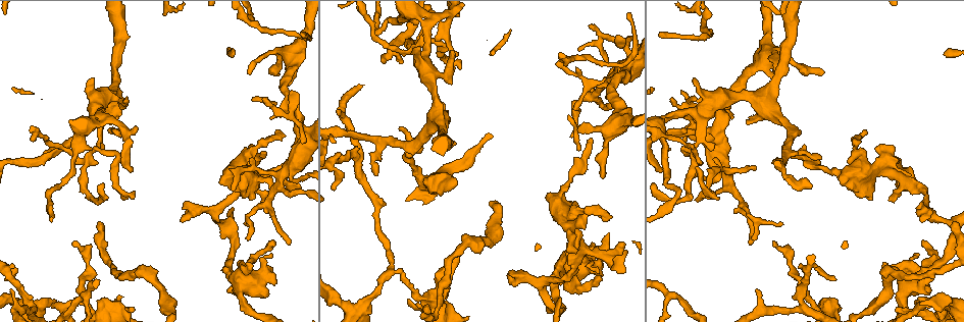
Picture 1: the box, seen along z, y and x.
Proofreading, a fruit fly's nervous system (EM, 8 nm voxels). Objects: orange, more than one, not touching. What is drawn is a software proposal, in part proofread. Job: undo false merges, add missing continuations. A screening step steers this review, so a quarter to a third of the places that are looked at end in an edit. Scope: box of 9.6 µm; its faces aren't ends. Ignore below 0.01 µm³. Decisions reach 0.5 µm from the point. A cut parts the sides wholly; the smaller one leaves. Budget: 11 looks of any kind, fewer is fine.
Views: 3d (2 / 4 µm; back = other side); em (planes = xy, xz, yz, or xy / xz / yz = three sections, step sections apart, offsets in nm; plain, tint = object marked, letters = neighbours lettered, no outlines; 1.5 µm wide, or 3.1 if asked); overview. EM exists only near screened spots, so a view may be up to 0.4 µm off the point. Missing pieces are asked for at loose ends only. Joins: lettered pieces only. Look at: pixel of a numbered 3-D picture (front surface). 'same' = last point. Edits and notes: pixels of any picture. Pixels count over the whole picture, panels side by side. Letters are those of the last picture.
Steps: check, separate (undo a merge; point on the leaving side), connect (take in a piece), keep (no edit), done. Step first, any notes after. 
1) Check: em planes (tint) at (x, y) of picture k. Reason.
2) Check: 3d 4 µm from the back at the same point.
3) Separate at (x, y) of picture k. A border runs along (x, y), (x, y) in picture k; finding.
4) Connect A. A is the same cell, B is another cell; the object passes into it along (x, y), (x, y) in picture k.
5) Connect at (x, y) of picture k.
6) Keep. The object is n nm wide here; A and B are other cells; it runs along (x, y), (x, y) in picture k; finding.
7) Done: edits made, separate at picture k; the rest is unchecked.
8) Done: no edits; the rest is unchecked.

Check: 3d 4 µm at (425, 307) of picture 1.

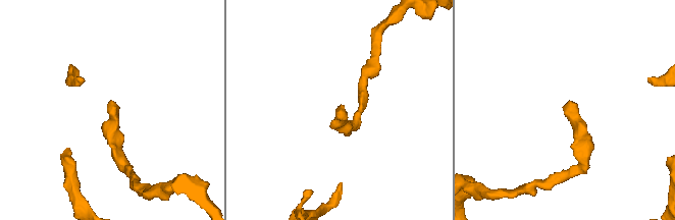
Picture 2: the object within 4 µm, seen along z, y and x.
Check: em planes (letters) at (569, 101) of picture 2. Now the EM.

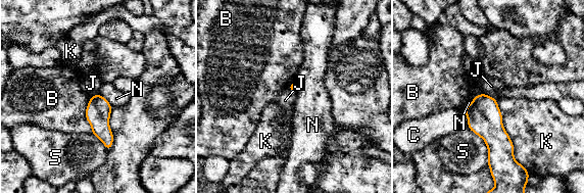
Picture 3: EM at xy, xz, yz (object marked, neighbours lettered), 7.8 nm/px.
Keep. B, C, J, K, N and S are other cells; a border runs along (485, 93), (478, 94), (468, 105) in picture 3; none of them fits.

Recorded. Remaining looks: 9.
Check: em planes (plain) at (12, 289) of picture 1. Branch stops here.

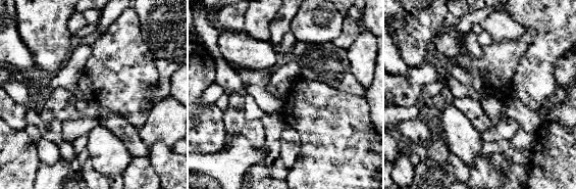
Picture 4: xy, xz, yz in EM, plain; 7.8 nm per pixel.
Check: em planes (letters) at the same point. See the neighbours.

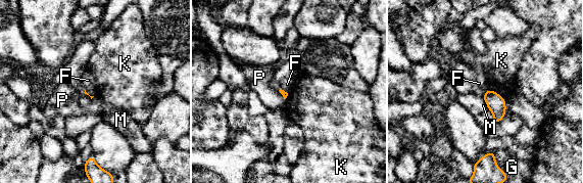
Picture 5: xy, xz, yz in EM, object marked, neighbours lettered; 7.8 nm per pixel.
Keep. F, G, K, M and P are other cells; a border runs along (487, 89), (482, 96) in picture 5; no lettered piece goes on from it.

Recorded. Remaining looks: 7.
Check: 3d 4 µm at (709, 196) of picture 1. Free end.

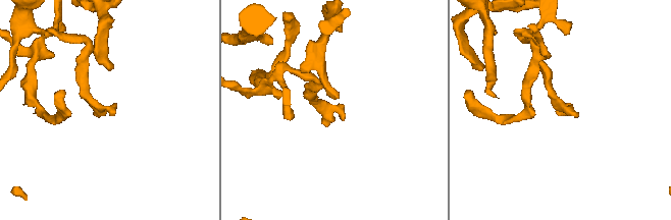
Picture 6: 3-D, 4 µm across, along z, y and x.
Check: em planes (letters) at (560, 114) of picture 6. Now the EM.

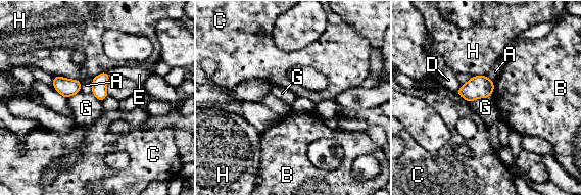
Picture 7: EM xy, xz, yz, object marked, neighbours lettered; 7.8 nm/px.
Keep. A, B, C, D, E, G and H are other cells; a border runs along (491, 95), (469, 102) in picture 7; none of them fits.

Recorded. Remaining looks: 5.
Check: em xz step 8 (tint) at (297, 130) of picture 1. Four-way junction.

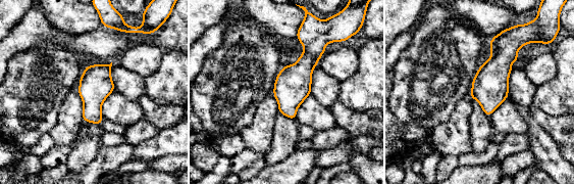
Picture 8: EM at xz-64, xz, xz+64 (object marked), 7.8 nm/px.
Check: em planes (letters) at the same point. Cut it another way.

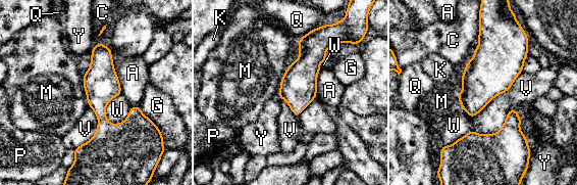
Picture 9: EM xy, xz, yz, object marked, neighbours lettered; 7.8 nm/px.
Keep. The object is 280 nm wide here; A, C, G, K, M, P, Q, V, W and Y are other cells; a border runs along (522, 72), (506, 91), (470, 118) in picture 9; continuous, no second neuron.

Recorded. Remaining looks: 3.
Done: no edits; the rest is unchecked.

